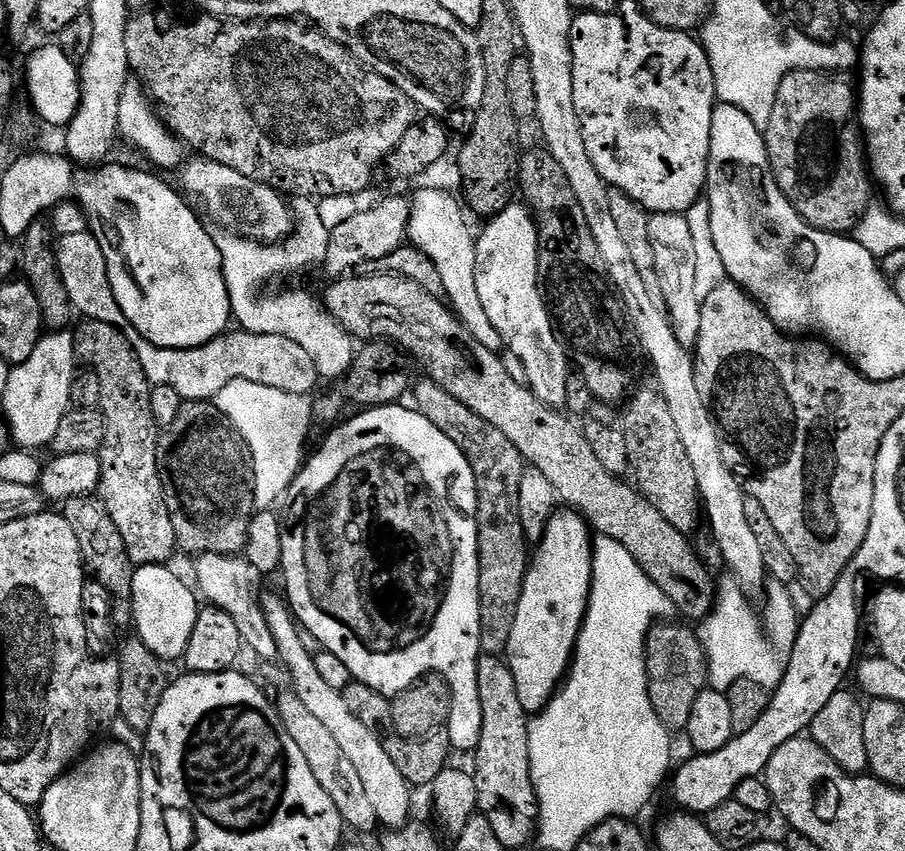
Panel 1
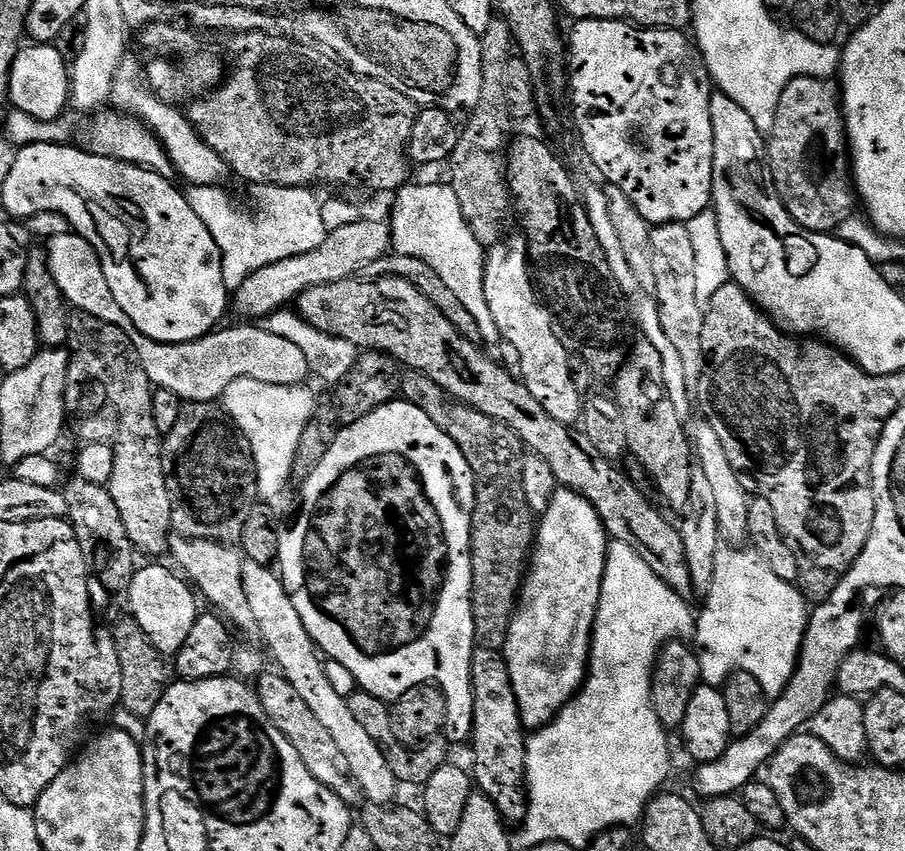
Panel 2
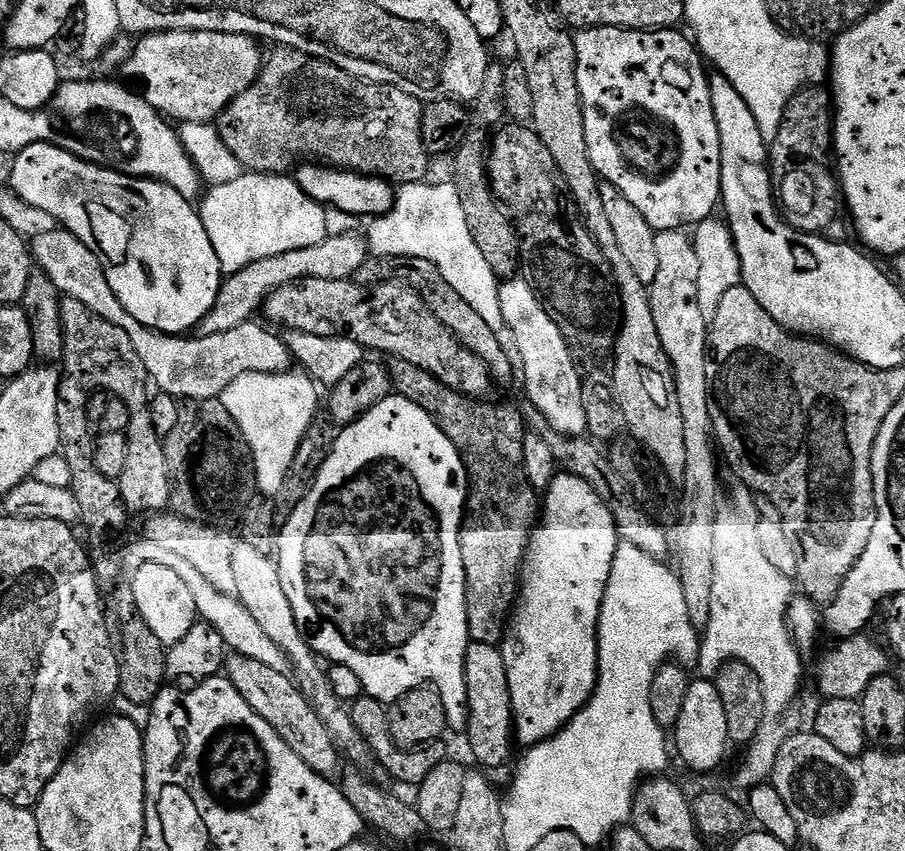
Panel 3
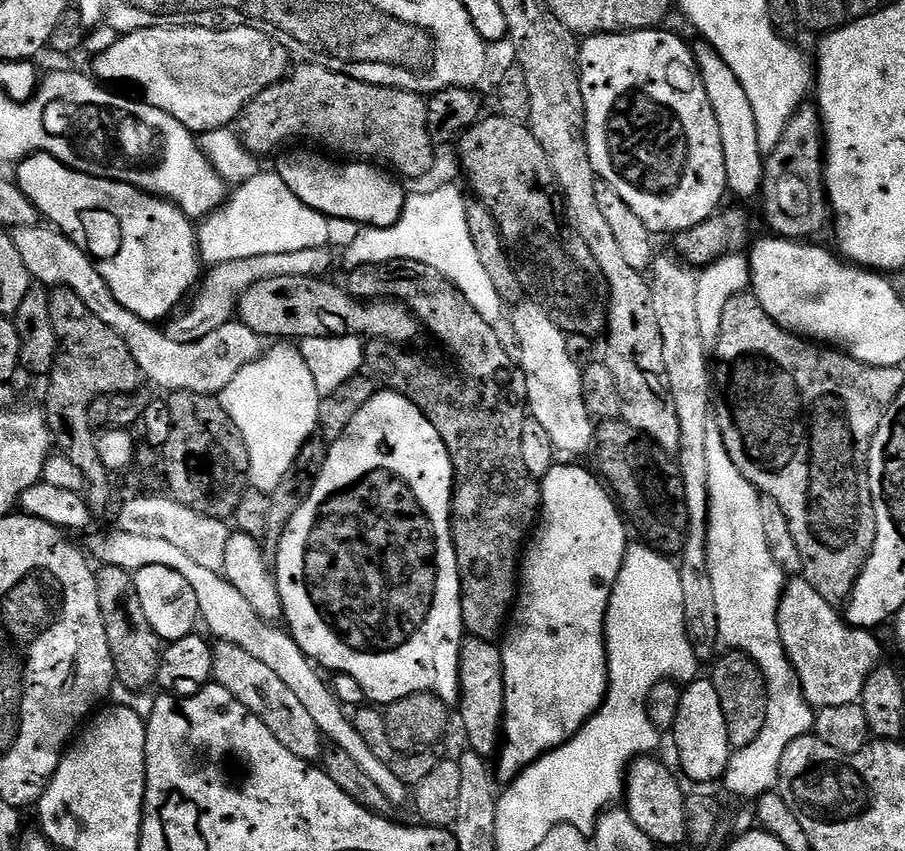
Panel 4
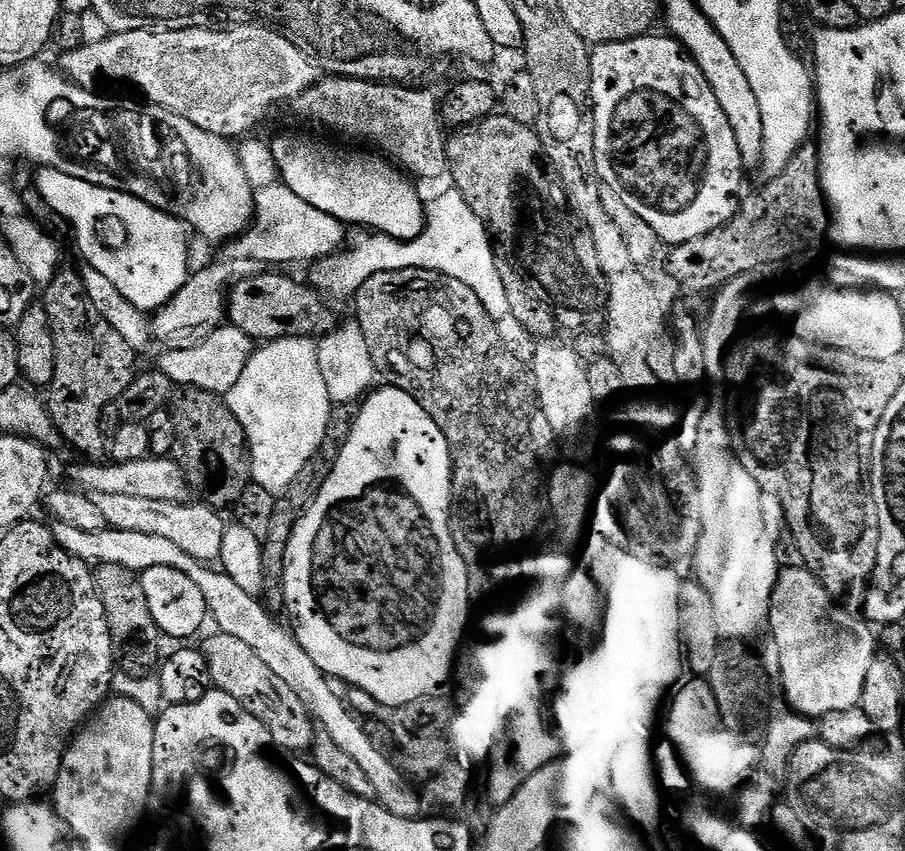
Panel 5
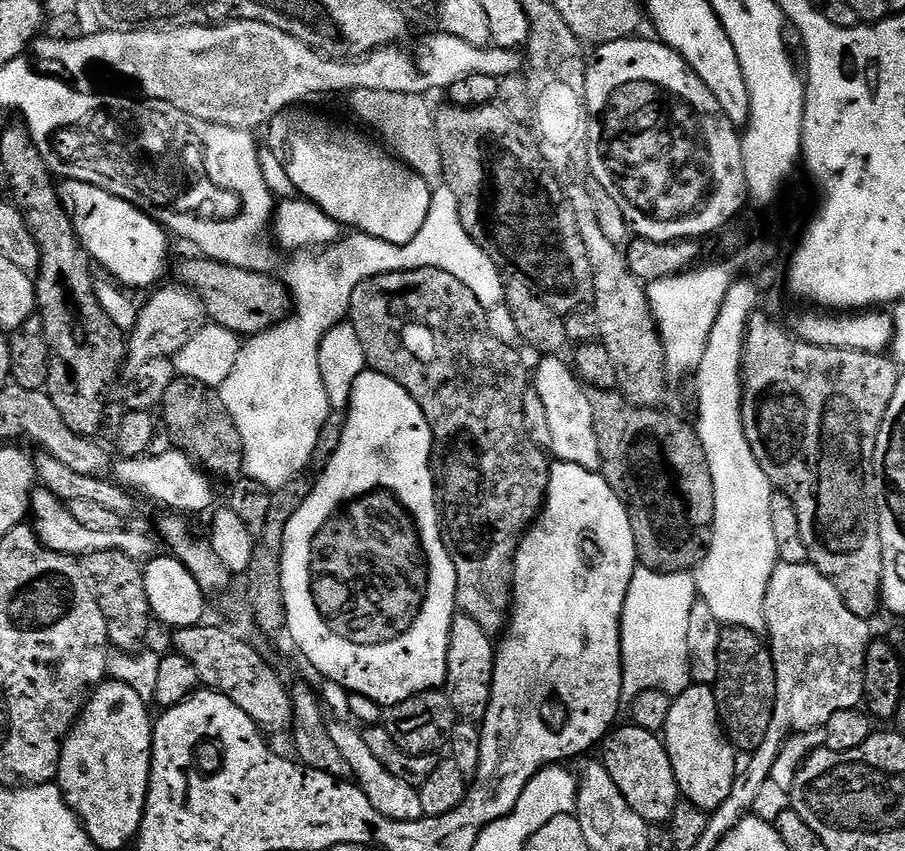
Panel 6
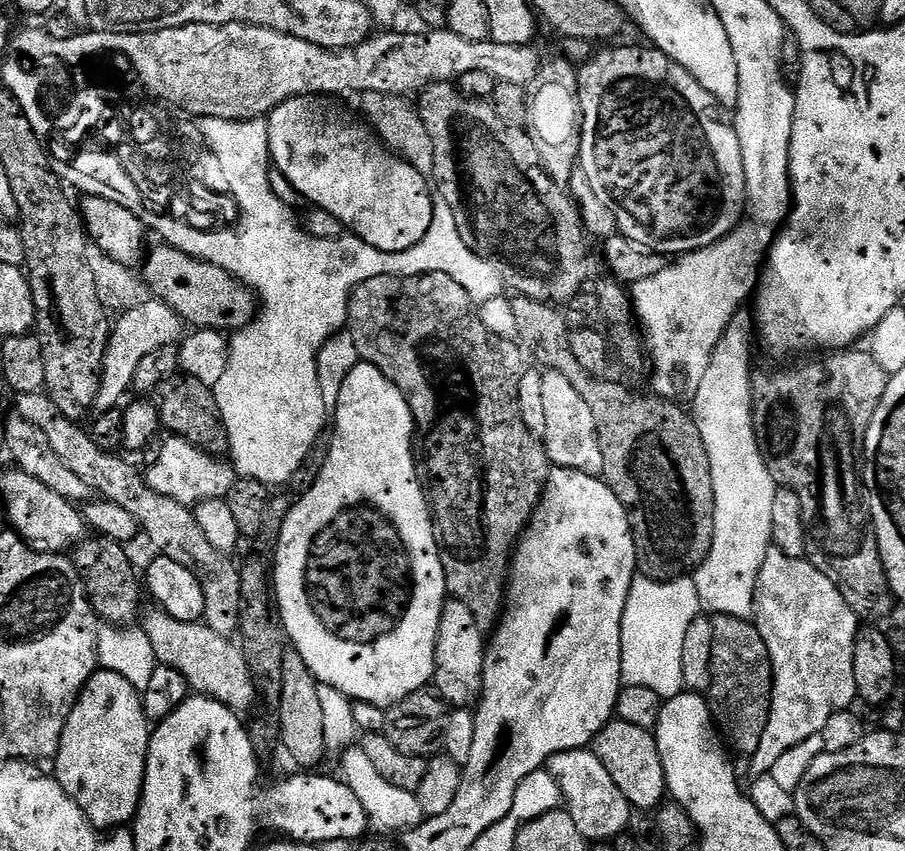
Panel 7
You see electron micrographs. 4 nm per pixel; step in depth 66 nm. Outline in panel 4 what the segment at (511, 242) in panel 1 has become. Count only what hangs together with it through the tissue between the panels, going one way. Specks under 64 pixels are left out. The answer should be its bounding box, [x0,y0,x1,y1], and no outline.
[510,303,594,456]

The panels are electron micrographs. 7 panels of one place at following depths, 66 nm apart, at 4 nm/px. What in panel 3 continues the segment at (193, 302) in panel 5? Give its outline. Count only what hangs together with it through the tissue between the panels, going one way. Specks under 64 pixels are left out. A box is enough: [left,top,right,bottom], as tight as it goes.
[199,234,370,336]

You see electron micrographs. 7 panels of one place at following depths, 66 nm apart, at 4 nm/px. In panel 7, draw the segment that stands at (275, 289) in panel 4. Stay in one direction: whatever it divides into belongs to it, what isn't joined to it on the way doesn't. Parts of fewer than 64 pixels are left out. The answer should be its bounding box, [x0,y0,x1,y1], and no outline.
[142,242,258,334]

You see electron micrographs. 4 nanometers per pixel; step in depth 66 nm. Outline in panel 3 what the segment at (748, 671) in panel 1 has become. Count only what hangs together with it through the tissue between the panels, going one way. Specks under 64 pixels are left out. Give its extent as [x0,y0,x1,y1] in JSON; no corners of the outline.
[698,487,804,790]

